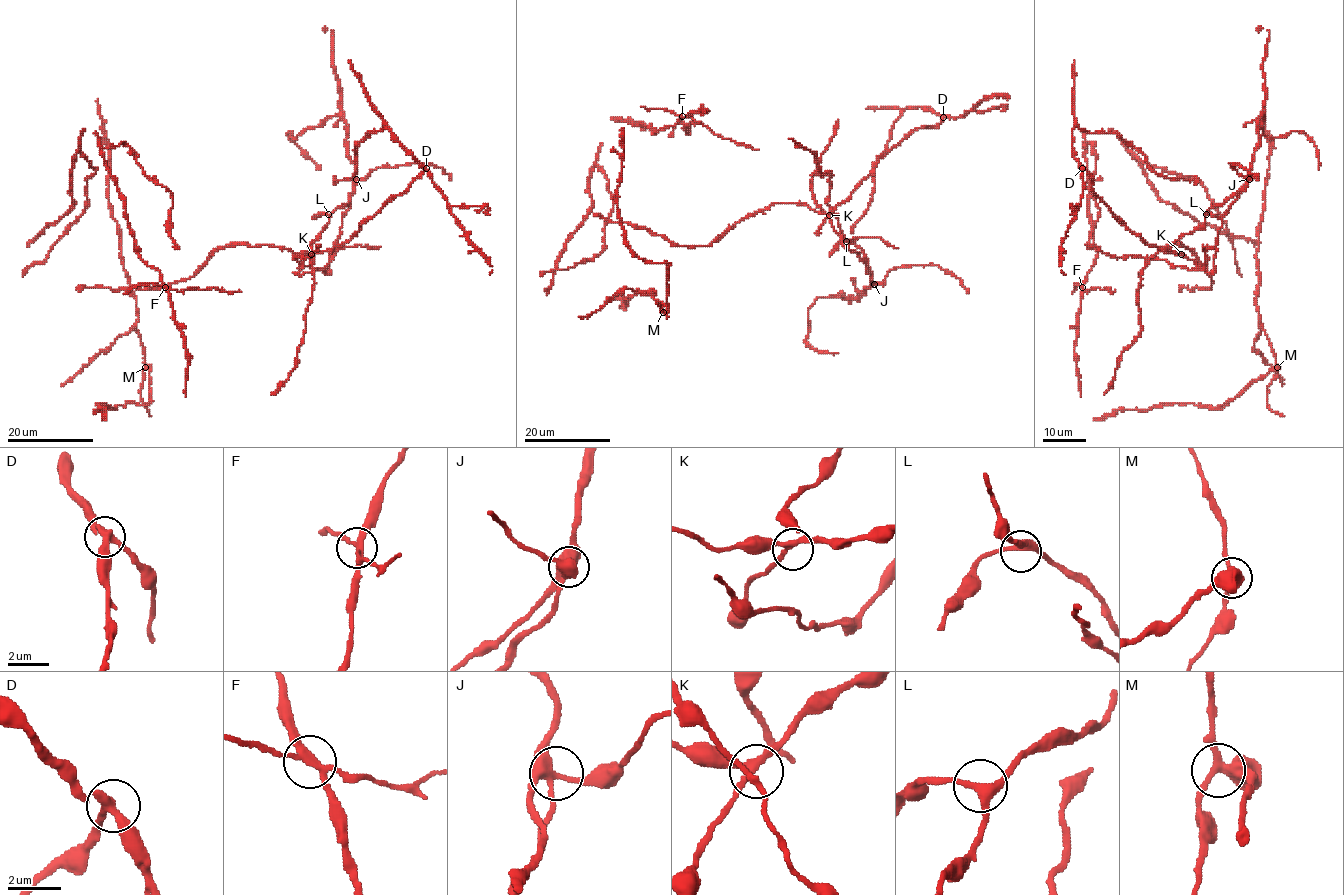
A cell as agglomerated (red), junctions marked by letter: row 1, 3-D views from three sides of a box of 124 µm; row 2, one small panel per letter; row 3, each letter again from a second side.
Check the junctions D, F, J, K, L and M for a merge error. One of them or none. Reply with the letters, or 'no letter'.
F

